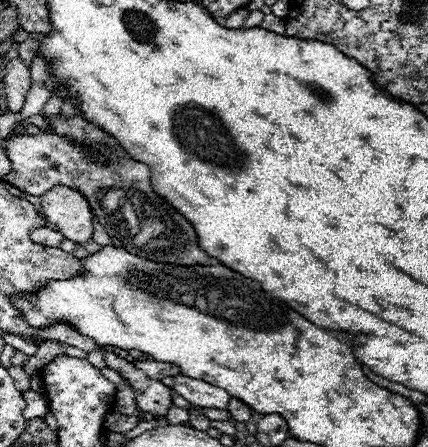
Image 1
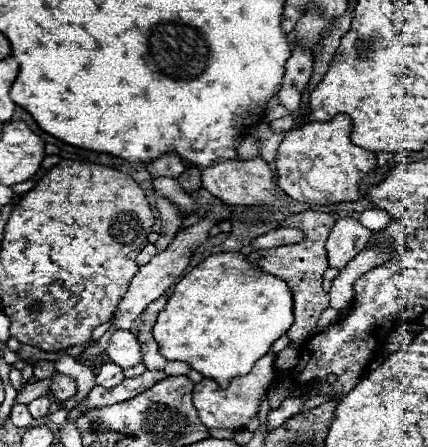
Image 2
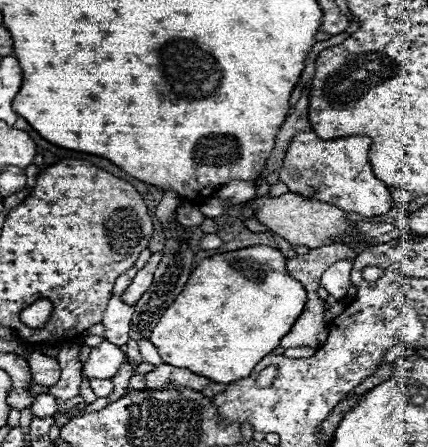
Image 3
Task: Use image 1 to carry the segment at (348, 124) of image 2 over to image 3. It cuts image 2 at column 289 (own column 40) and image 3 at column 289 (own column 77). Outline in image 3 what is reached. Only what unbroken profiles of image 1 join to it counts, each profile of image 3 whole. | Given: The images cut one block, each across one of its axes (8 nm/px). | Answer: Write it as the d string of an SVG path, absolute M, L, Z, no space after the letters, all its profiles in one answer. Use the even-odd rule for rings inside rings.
M298 132L286 150L280 168L280 180L290 188L290 192L334 204L344 212L362 216L386 214L390 210L392 196L388 186L374 176L368 160L368 148L368 136L322 140L314 132Z

